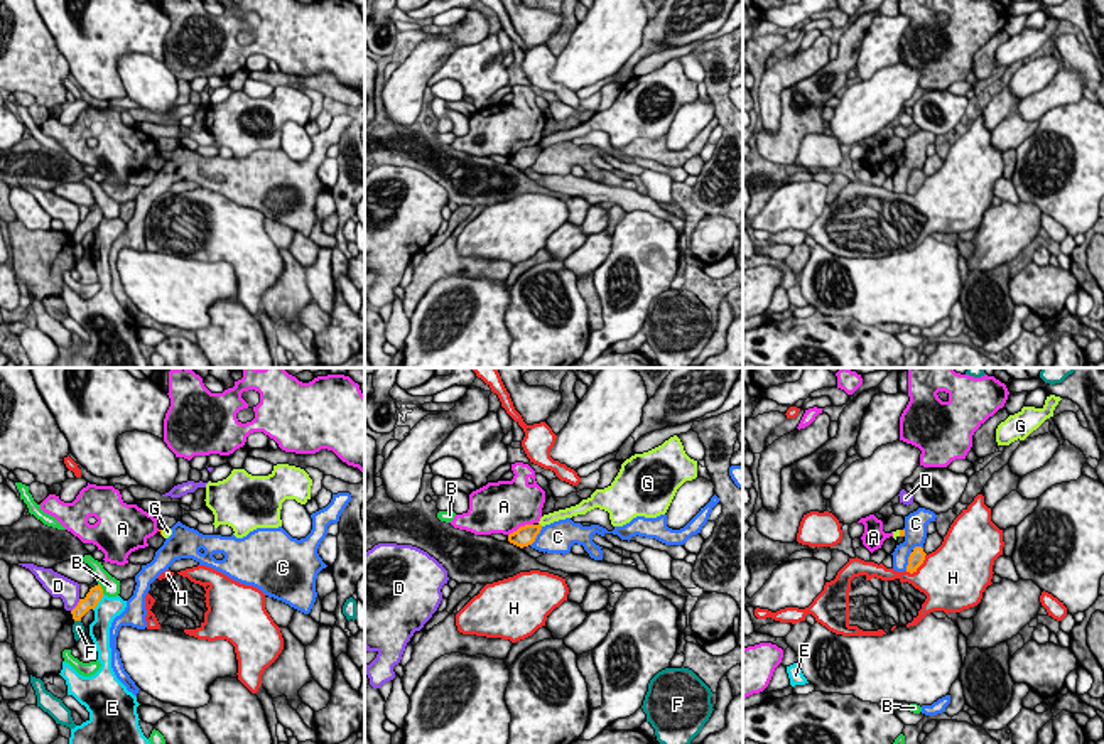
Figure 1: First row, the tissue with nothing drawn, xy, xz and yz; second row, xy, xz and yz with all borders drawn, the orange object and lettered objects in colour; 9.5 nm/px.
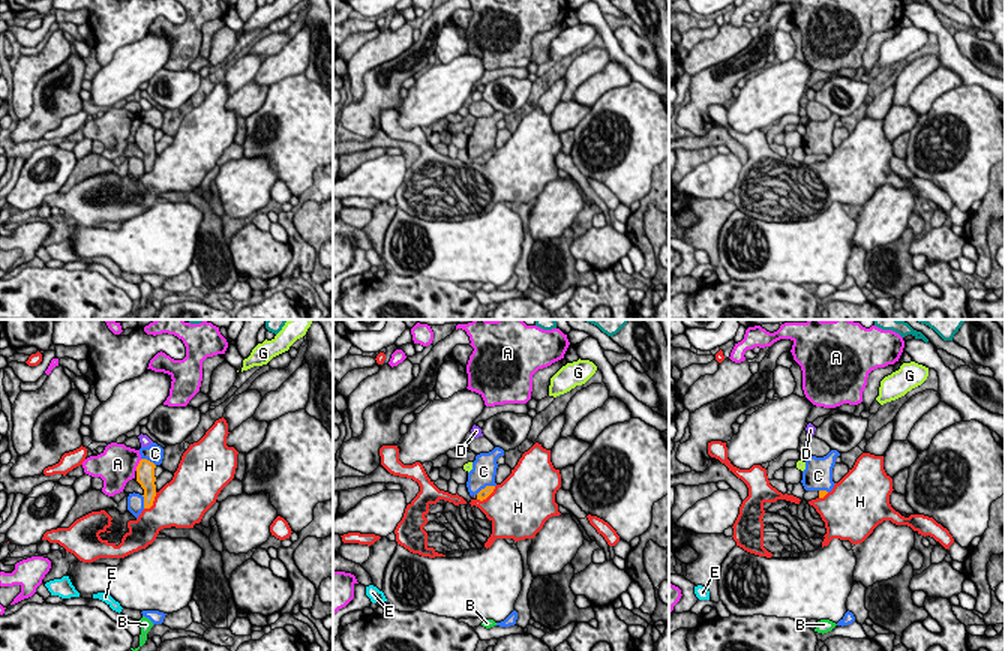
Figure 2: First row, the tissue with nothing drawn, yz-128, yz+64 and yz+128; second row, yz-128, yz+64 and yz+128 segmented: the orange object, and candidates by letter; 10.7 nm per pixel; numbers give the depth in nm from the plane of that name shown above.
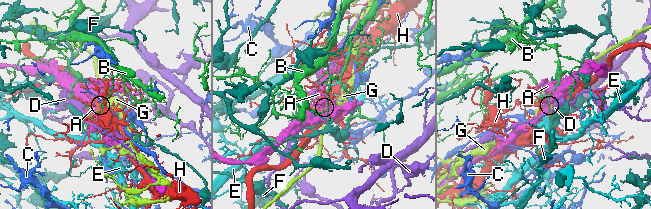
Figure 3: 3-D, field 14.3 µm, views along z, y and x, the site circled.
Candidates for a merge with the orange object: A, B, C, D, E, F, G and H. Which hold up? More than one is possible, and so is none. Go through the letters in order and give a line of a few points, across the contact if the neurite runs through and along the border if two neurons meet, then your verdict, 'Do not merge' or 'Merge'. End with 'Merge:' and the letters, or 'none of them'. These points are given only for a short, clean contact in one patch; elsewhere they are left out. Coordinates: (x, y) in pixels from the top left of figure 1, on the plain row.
A: Do not merge
B: Line: xy (98, 204), (103, 215). Do not merge
C: Do not merge
D: Line: xy (80, 221), (71, 233). Do not merge
E: Line: xy (103, 216), (93, 231). Do not merge
F: Line: xy (75, 242), (80, 243). Do not merge
G: Line: yz (898, 152), (900, 157). Do not merge
H: Do not merge
Merge: none of them

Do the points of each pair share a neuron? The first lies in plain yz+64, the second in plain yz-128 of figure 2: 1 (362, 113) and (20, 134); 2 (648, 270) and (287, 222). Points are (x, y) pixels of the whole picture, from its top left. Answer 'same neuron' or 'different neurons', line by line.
1: same neuron
2: same neuron

